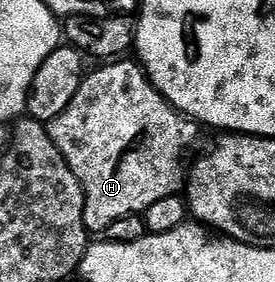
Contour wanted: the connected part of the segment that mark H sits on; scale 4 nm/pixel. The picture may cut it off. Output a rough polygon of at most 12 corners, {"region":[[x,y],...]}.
{"region":[[102,63],[47,124],[104,233],[180,193],[197,121]]}

